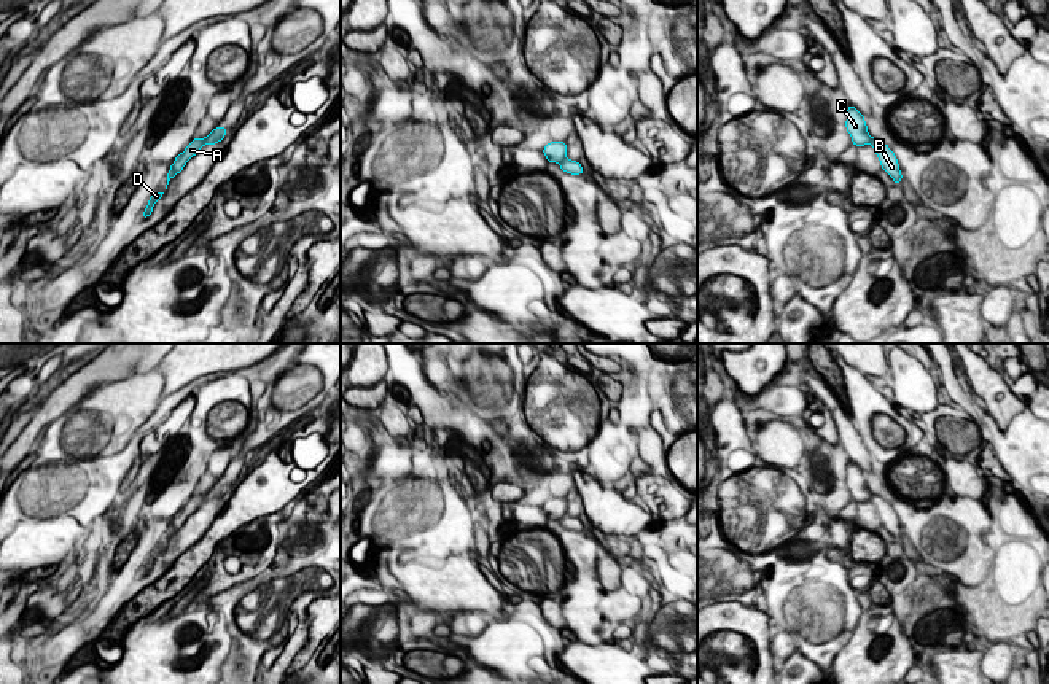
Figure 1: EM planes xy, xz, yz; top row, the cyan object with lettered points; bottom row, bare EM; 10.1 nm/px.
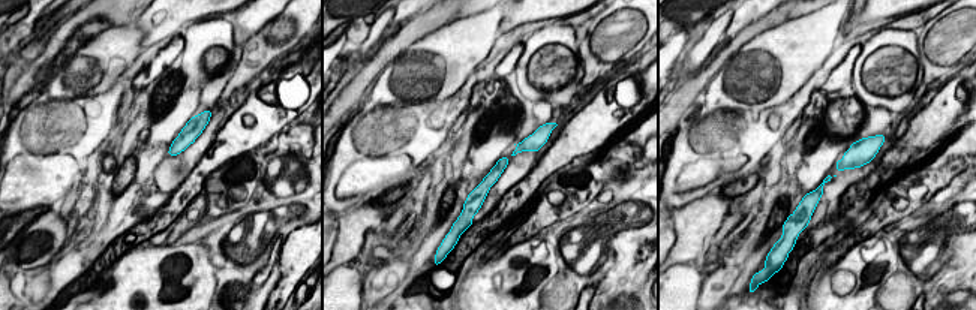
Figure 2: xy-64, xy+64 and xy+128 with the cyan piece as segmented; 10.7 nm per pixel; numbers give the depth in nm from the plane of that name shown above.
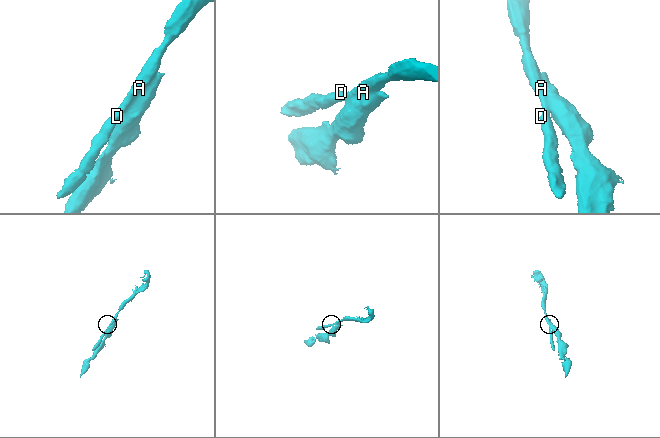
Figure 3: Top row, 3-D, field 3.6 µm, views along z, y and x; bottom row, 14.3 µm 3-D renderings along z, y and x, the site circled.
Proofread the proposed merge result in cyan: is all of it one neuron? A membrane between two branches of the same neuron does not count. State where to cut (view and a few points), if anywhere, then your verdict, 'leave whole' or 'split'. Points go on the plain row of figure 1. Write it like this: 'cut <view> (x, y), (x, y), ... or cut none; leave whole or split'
cut xy (207, 493), (202, 500); split

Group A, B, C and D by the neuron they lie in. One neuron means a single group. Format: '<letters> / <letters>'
A C D / B

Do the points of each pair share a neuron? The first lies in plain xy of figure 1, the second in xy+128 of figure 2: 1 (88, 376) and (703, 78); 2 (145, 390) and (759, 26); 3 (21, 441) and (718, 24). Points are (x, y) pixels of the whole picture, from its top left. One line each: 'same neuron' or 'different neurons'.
1: same neuron
2: different neurons
3: different neurons

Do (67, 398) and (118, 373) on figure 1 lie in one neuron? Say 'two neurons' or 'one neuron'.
one neuron

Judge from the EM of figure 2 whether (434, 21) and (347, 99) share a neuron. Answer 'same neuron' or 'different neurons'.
same neuron

